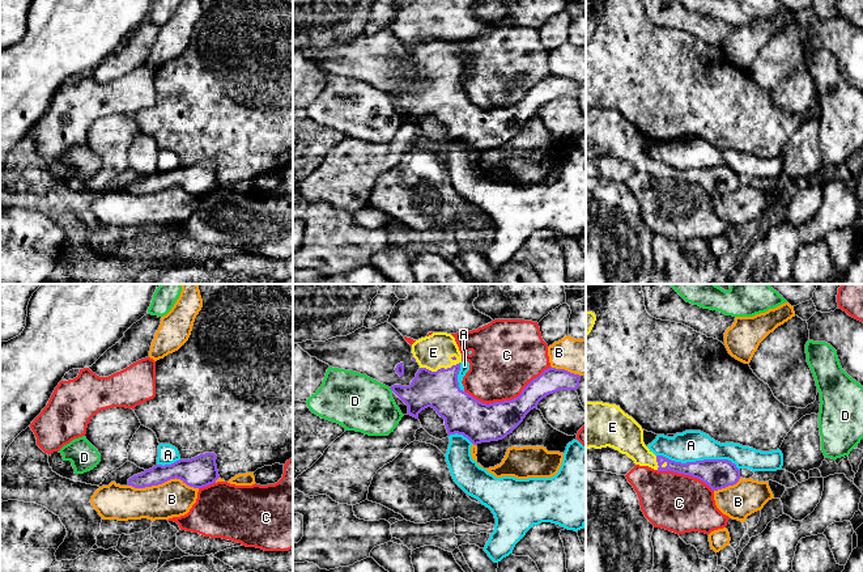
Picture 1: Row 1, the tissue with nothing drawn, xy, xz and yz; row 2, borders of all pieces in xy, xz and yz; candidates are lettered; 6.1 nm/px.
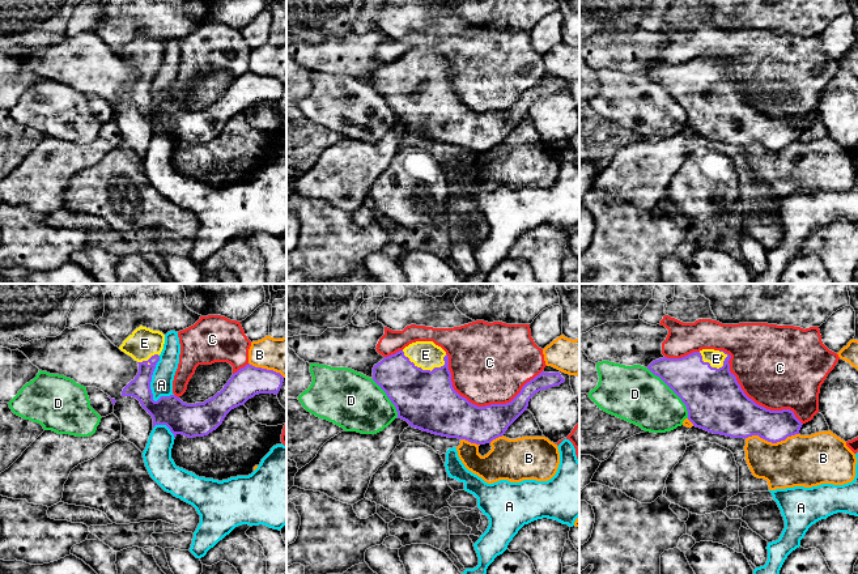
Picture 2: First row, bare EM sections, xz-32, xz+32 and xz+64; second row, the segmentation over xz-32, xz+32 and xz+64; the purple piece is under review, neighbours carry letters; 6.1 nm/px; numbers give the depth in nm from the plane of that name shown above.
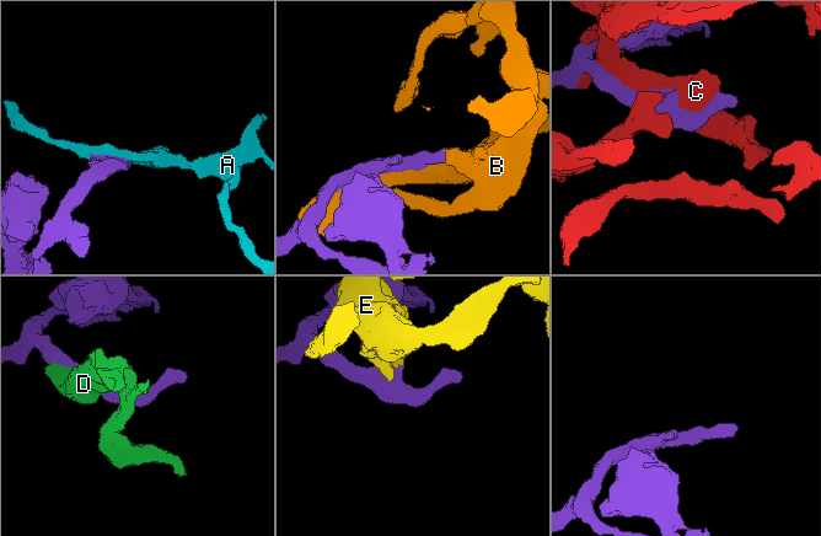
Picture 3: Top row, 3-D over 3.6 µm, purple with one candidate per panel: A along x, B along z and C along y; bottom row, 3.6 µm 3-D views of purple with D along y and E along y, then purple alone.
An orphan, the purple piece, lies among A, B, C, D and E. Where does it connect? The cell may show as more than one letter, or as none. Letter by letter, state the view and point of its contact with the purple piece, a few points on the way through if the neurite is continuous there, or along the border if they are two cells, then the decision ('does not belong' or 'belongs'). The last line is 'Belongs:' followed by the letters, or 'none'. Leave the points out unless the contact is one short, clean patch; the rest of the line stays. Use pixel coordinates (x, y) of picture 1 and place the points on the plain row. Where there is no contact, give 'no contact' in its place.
A: yz (698, 168) | does not belong
B: xy (164, 189) | does not belong
C: xz (507, 107) | does not belong
D: xz (391, 96) | does not belong
E: xz (441, 75) | belongs
Belongs: E

